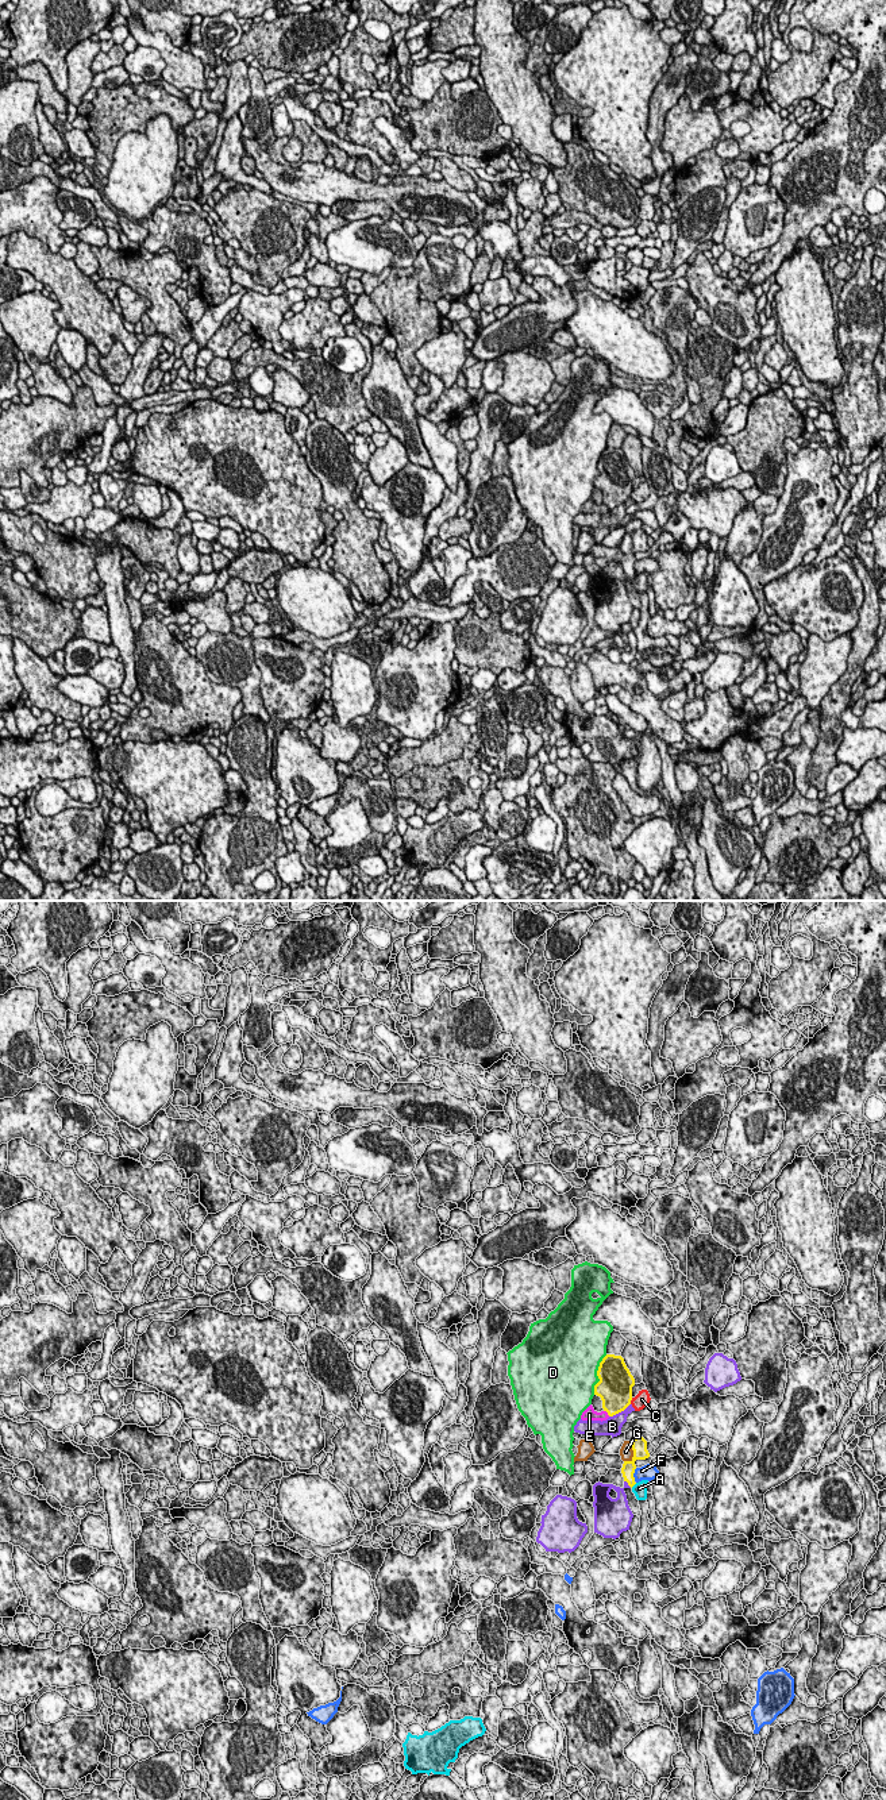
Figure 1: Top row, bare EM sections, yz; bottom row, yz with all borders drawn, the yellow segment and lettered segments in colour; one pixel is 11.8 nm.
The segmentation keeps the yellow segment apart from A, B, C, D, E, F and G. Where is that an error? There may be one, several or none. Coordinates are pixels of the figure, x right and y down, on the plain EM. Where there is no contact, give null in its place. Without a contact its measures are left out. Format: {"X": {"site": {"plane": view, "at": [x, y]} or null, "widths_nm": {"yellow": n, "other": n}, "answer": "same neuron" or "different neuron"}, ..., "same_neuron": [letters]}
{"A": {"site": {"plane": "yz", "at": [634, 577]}, "widths_nm": {"yellow": 160, "other": 160}, "answer": "different neuron"}, "B": {"site": {"plane": "yz", "at": [619, 504]}, "widths_nm": {"yellow": 380, "other": 220}, "answer": "different neuron"}, "C": {"site": {"plane": "yz", "at": [631, 492]}, "widths_nm": {"yellow": 420, "other": 180}, "answer": "different neuron"}, "D": {"site": {"plane": "yz", "at": [597, 467]}, "widths_nm": {"yellow": 400, "other": 480}, "answer": "different neuron"}, "E": {"site": {"plane": "yz", "at": [607, 504]}, "widths_nm": {"yellow": 380, "other": 160}, "answer": "different neuron"}, "F": {"site": {"plane": "yz", "at": [632, 567]}, "widths_nm": {"yellow": 160, "other": 190}, "answer": "different neuron"}, "G": {"site": {"plane": "yz", "at": [634, 547]}, "widths_nm": {"yellow": 190, "other": 160}, "answer": "different neuron"}, "same_neuron": []}

